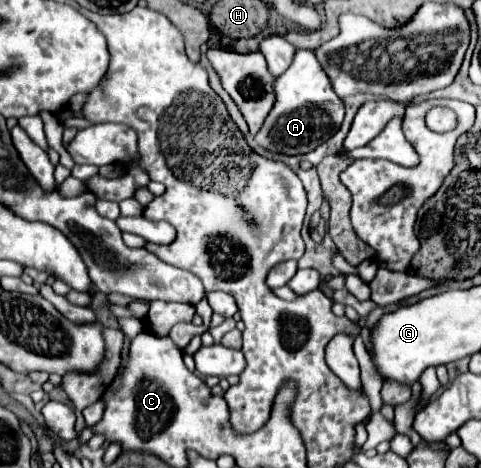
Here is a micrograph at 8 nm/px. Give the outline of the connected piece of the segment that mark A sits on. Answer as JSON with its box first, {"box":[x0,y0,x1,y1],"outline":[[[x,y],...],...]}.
{"box":[254,50,344,156],"outline":[[[296,50],[290,68],[276,78],[274,94],[276,102],[260,132],[254,136],[256,144],[270,152],[280,152],[286,156],[308,154],[318,148],[318,144],[326,142],[344,120],[344,104],[332,90],[332,84],[326,72],[322,72],[322,66],[312,50]]]}

